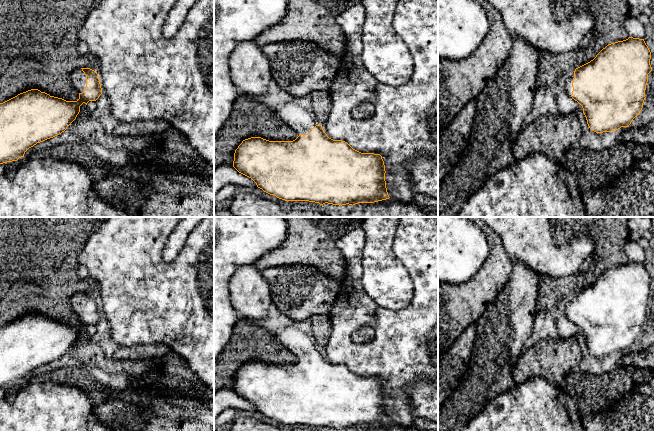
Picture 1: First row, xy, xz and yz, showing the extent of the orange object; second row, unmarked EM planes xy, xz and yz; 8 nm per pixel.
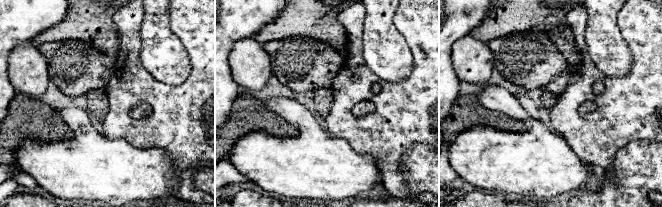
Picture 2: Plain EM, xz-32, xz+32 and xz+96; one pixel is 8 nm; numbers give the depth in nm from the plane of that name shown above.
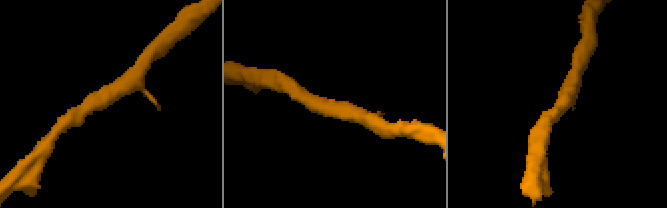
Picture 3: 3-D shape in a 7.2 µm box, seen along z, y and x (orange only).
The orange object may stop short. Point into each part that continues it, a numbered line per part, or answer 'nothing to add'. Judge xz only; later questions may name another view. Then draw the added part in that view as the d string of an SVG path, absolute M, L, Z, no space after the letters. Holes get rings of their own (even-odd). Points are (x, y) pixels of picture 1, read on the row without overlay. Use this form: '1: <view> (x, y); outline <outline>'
1: xz (300, 344); outline M284 327L270 331L298 358L308 358L313 351L318 349L314 340L295 327Z

